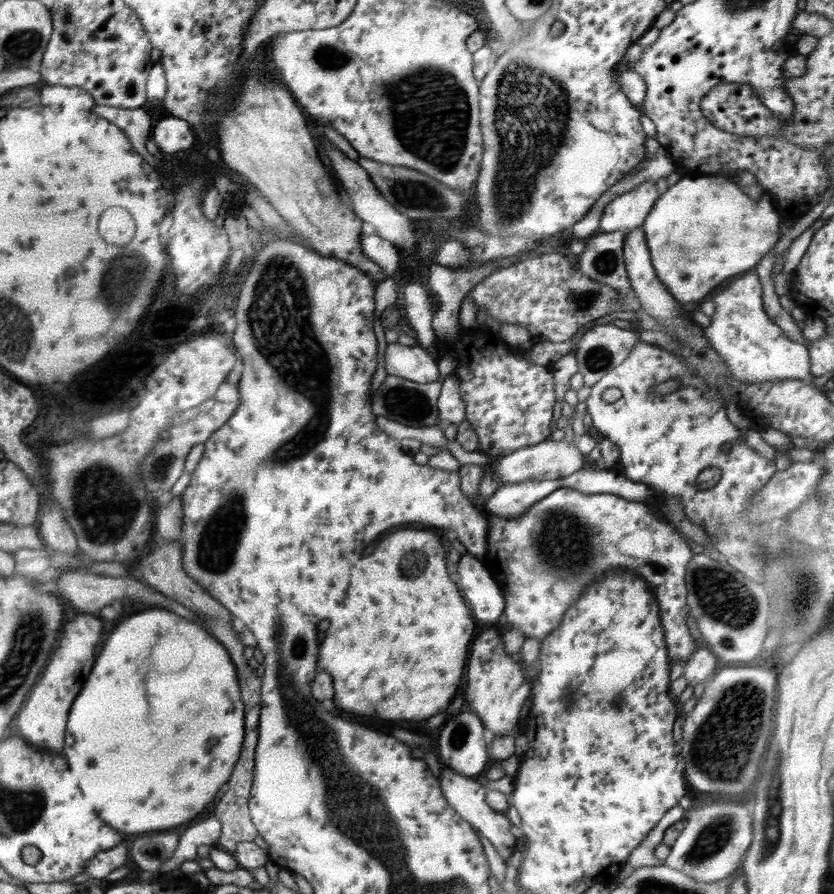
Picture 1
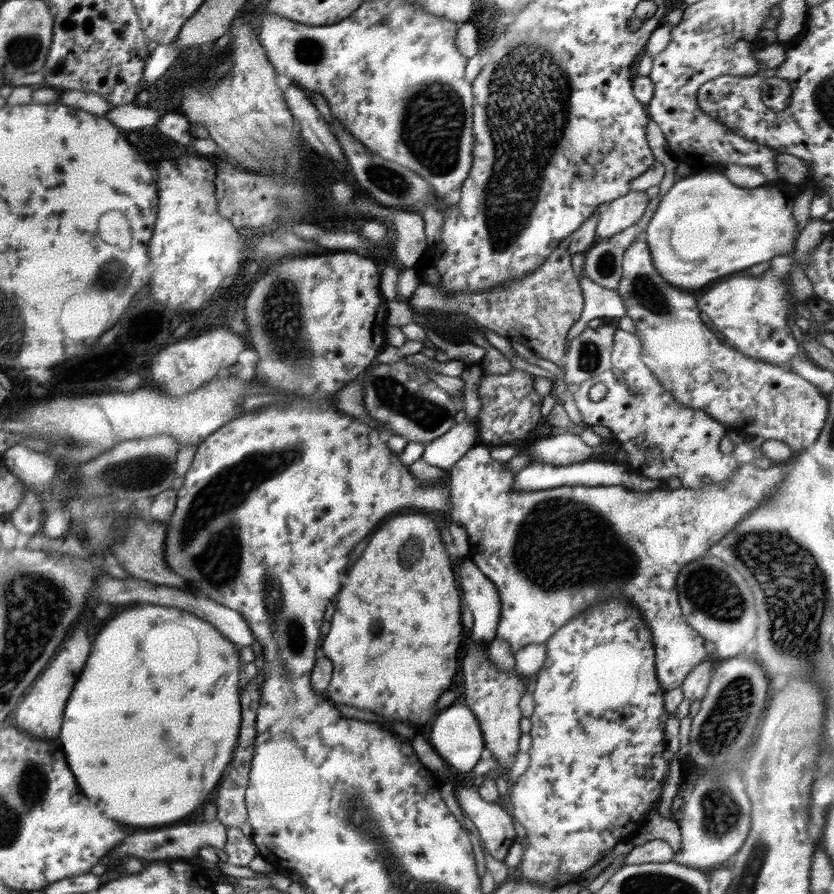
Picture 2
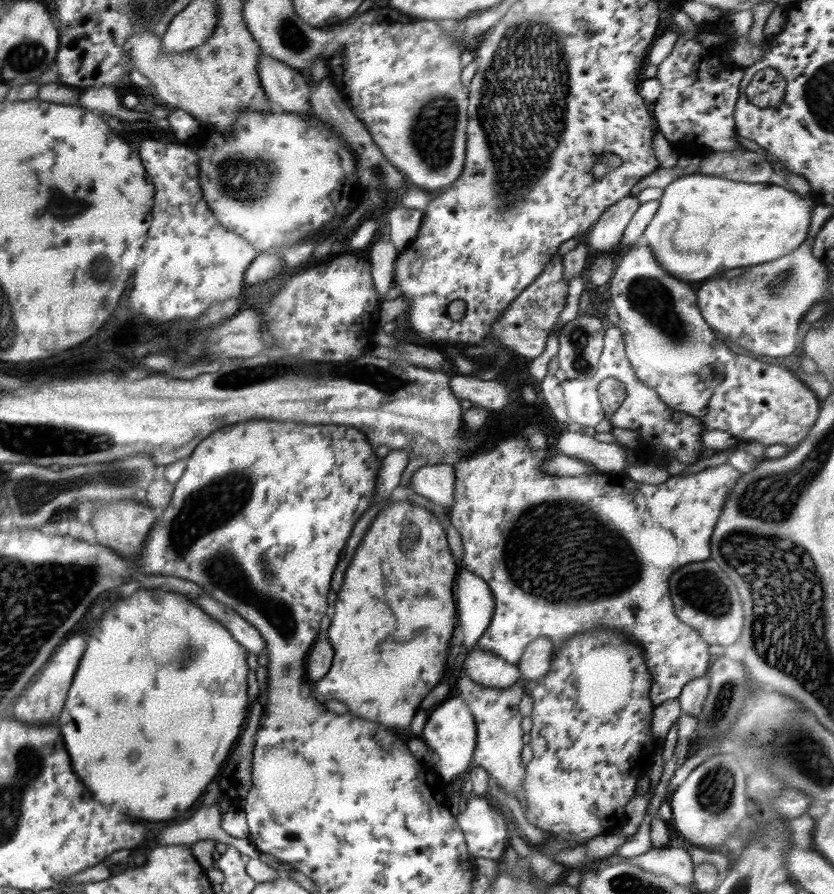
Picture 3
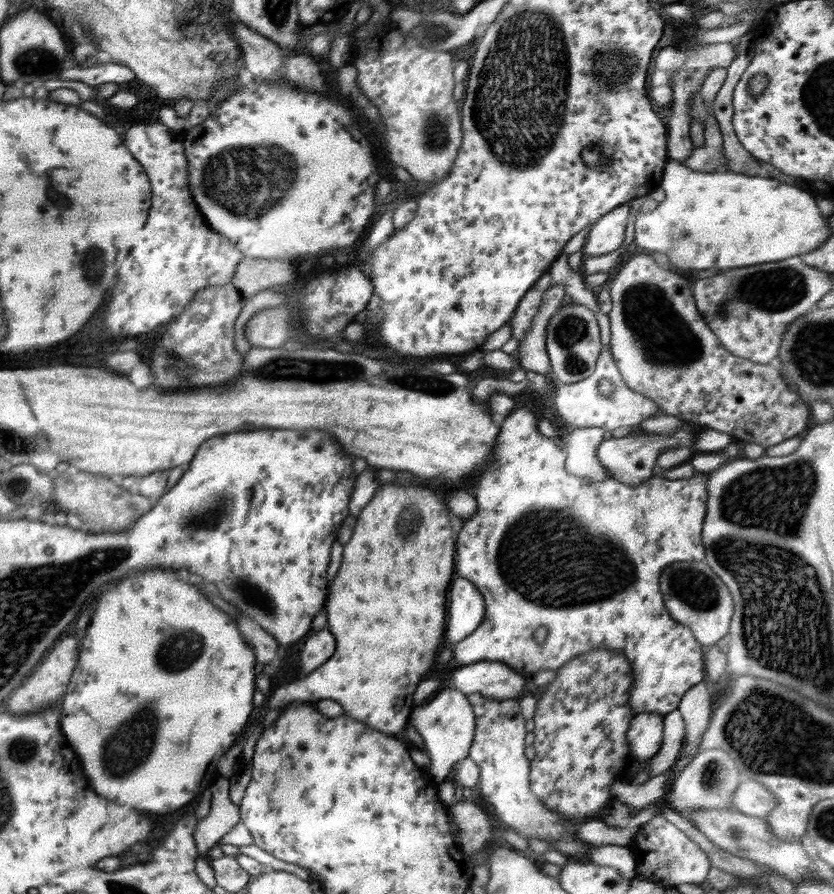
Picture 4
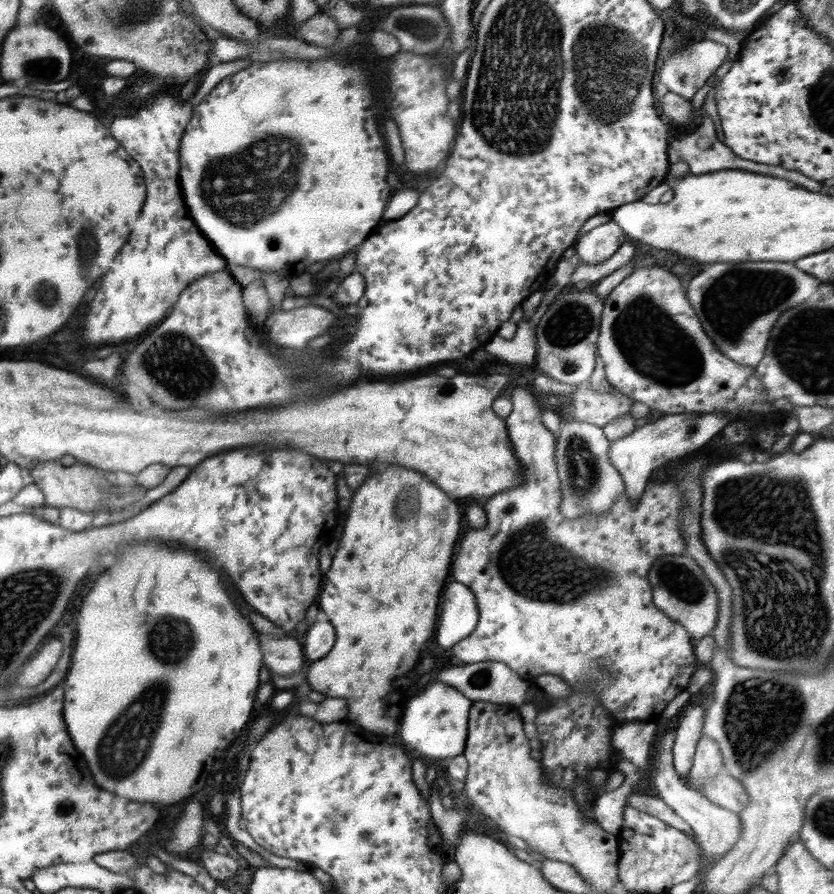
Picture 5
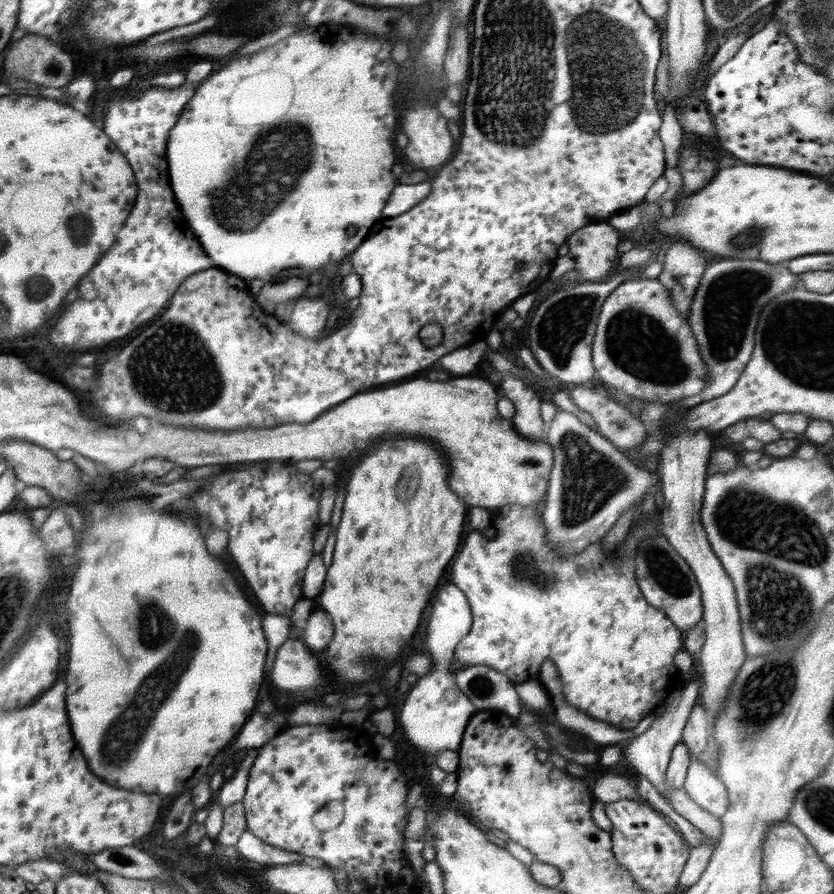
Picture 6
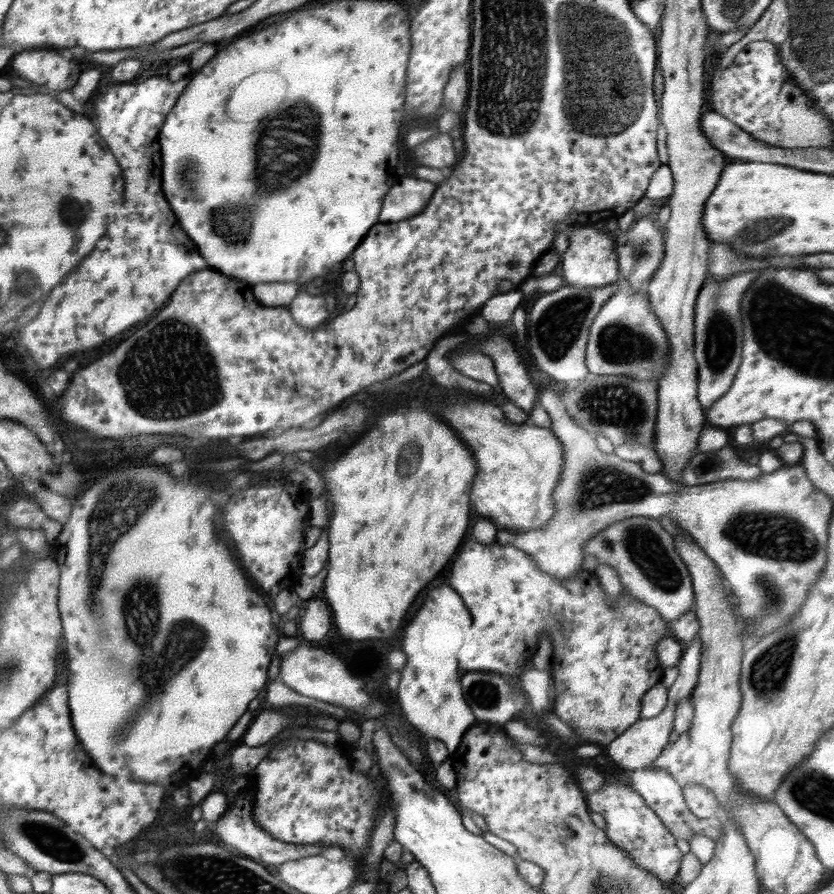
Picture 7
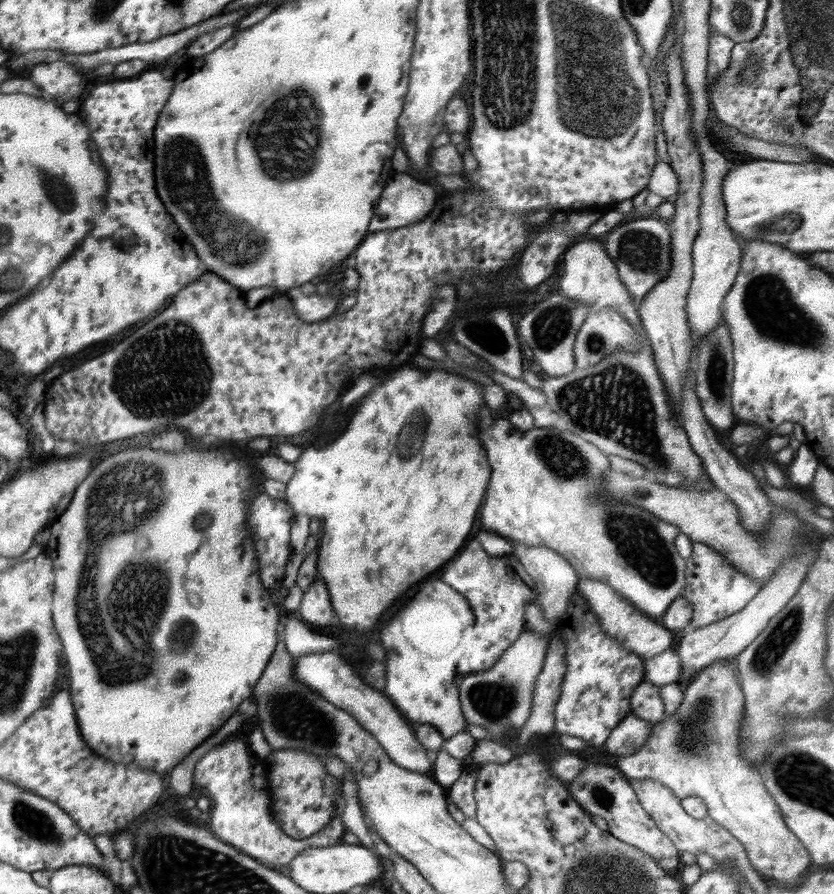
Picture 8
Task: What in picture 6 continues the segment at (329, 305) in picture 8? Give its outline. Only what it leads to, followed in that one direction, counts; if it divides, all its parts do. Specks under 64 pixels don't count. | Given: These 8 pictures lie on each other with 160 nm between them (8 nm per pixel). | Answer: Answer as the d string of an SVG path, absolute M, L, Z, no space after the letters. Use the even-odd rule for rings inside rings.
M296 300L289 327L306 338L319 337L328 319L328 306L322 300Z

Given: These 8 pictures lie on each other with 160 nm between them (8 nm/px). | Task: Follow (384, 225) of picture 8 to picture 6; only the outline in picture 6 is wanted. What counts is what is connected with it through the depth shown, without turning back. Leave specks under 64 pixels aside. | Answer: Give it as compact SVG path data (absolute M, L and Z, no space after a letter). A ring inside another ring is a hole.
M422 182L422 184L402 184L402 186L396 186L387 200L388 204L382 210L382 216L384 218L392 218L392 216L398 216L403 212L408 212L412 206L416 206L428 194L430 194L430 186L426 182Z

